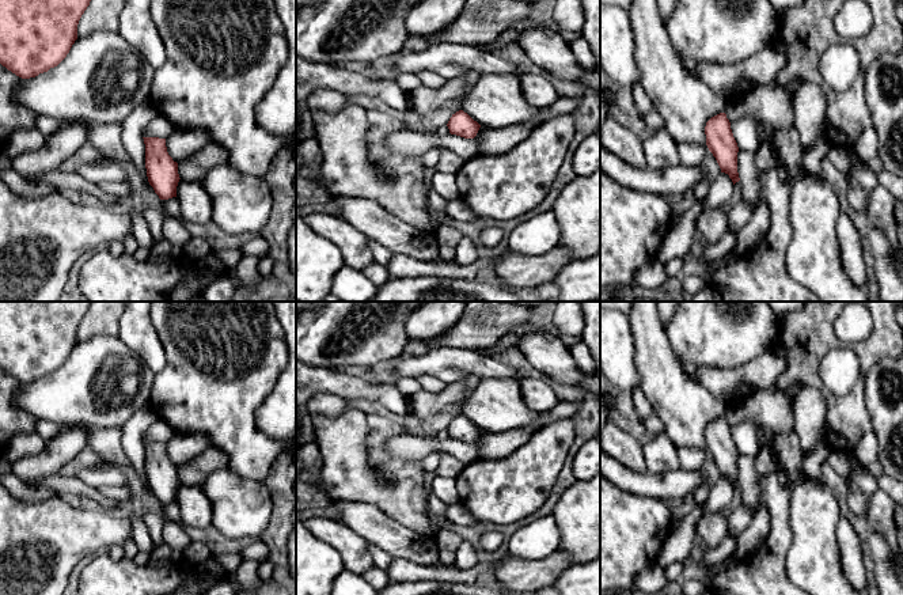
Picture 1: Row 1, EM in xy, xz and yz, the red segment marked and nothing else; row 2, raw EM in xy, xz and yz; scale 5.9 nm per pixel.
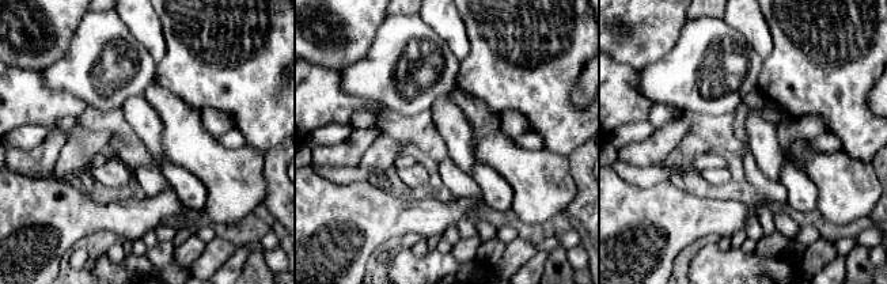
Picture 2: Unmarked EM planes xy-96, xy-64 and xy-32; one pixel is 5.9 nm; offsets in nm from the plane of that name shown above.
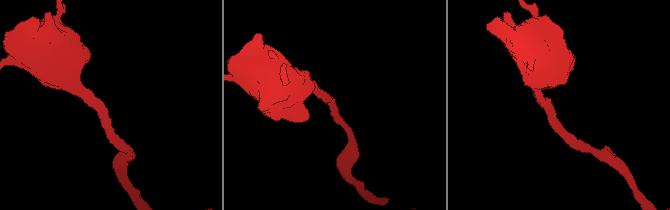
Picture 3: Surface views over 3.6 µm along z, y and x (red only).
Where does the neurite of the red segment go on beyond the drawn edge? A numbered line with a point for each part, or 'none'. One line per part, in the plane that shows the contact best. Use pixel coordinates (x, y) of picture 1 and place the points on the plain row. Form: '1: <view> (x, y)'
none

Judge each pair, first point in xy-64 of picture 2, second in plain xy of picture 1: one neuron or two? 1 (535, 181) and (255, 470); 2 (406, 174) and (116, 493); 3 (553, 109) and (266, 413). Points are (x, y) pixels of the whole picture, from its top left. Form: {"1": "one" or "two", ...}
{"1": "two", "2": "one", "3": "two"}

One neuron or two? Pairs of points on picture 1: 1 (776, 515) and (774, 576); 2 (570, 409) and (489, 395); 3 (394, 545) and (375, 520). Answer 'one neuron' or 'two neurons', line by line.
1: one neuron
2: one neuron
3: one neuron

